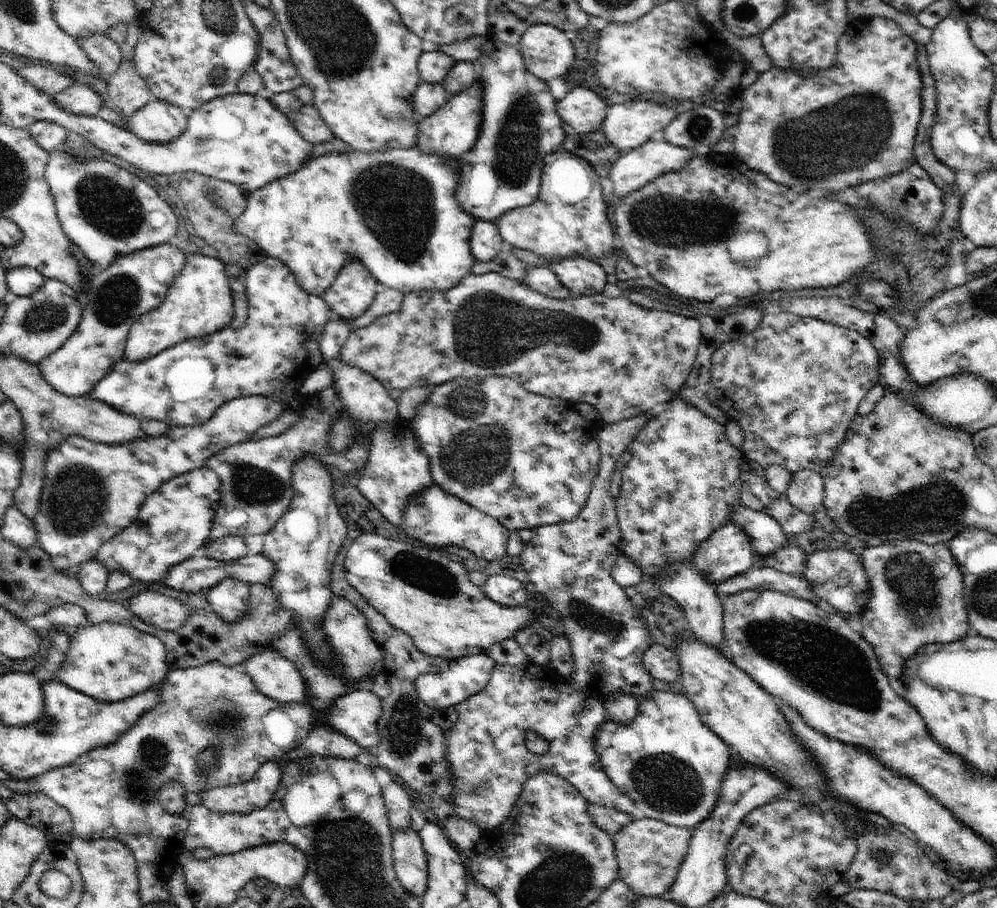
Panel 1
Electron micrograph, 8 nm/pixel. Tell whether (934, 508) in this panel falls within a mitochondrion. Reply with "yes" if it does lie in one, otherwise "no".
yes

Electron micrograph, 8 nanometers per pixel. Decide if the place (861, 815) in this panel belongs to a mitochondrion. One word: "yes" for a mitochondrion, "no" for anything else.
no

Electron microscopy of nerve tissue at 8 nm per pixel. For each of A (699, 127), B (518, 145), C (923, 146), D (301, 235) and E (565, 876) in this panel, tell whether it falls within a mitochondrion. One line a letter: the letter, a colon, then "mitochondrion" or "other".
A: mitochondrion
B: mitochondrion
C: other
D: other
E: mitochondrion

